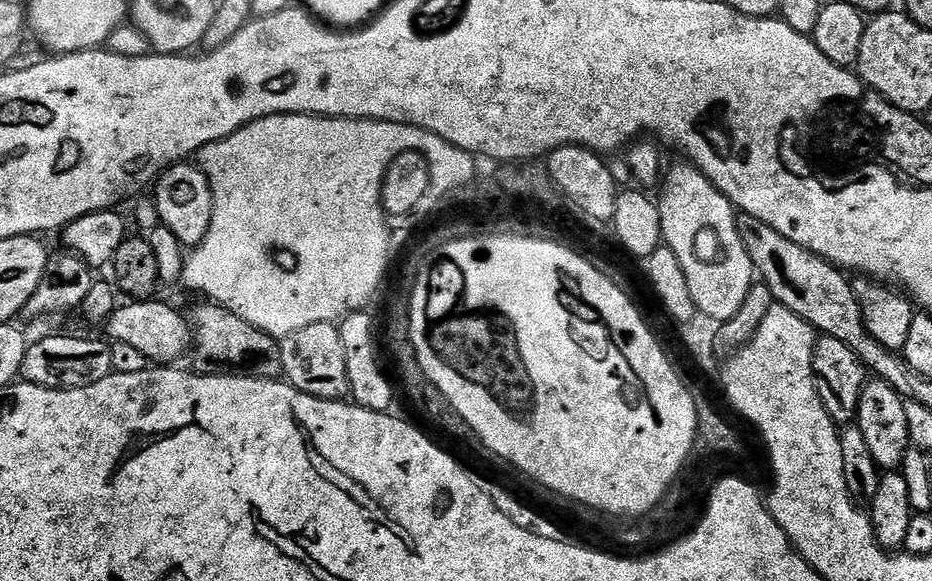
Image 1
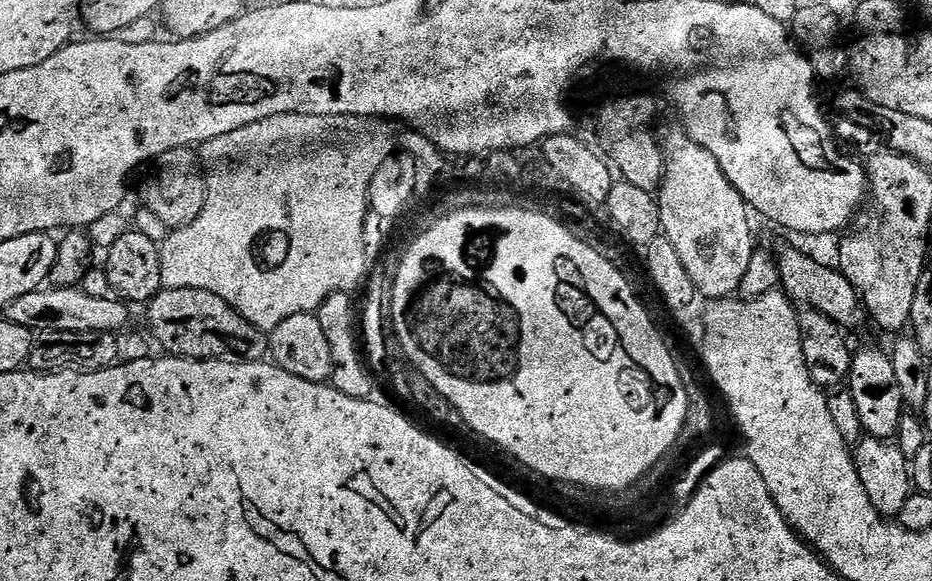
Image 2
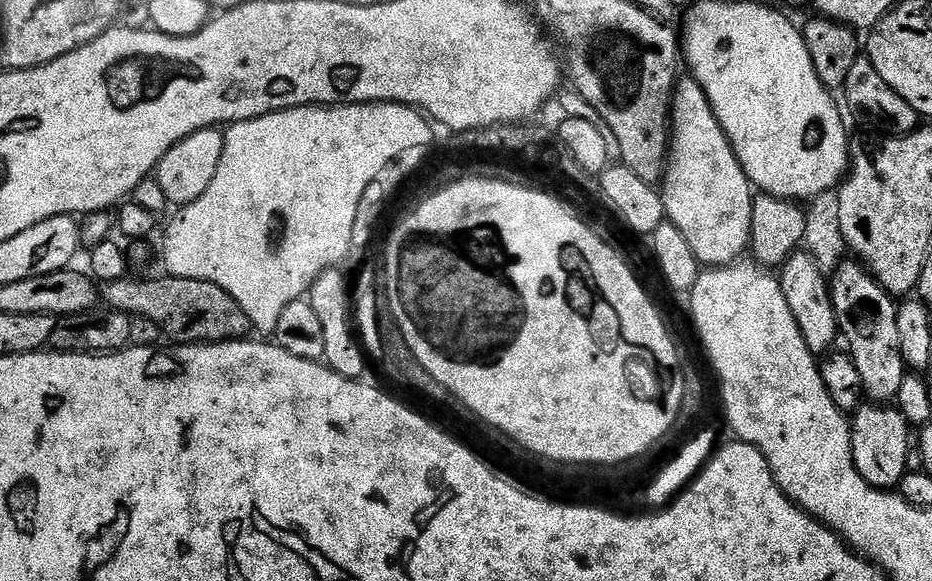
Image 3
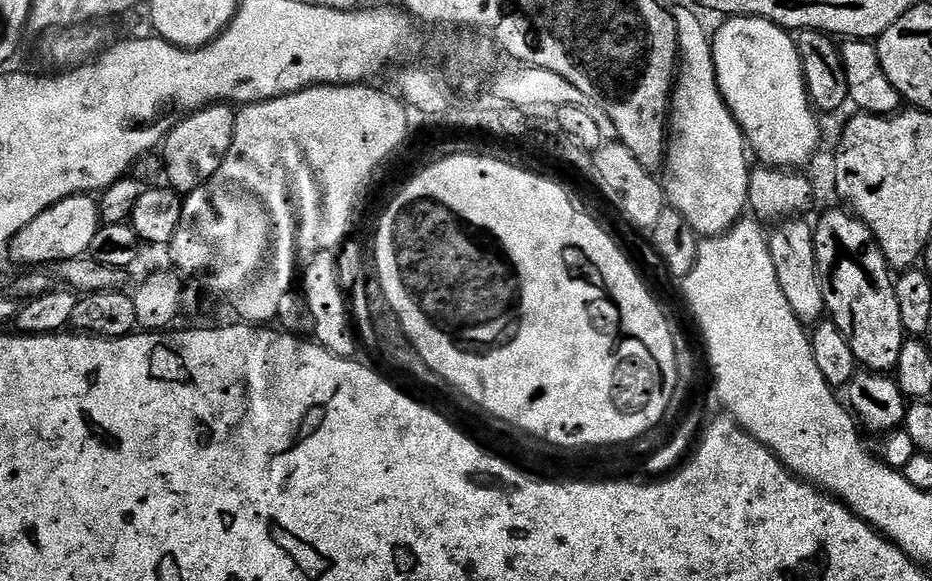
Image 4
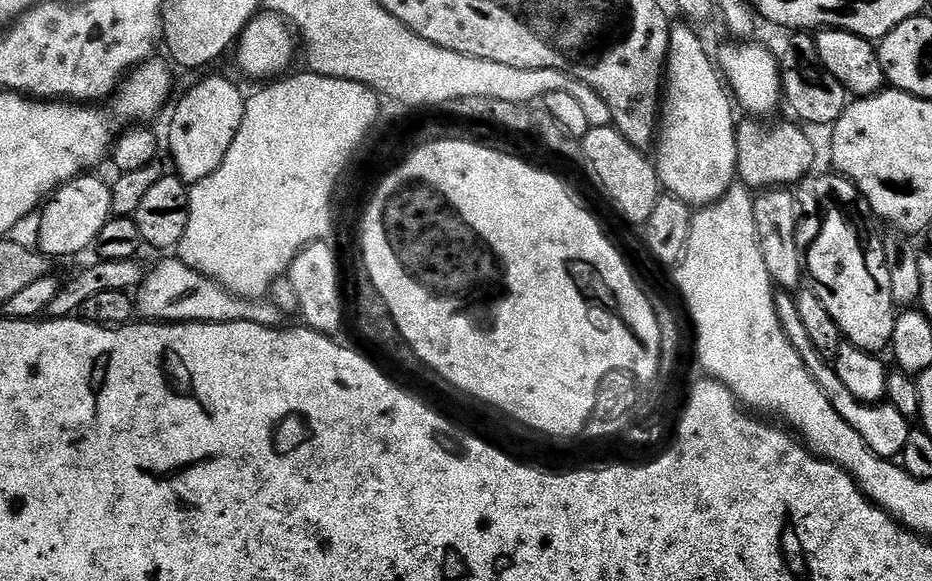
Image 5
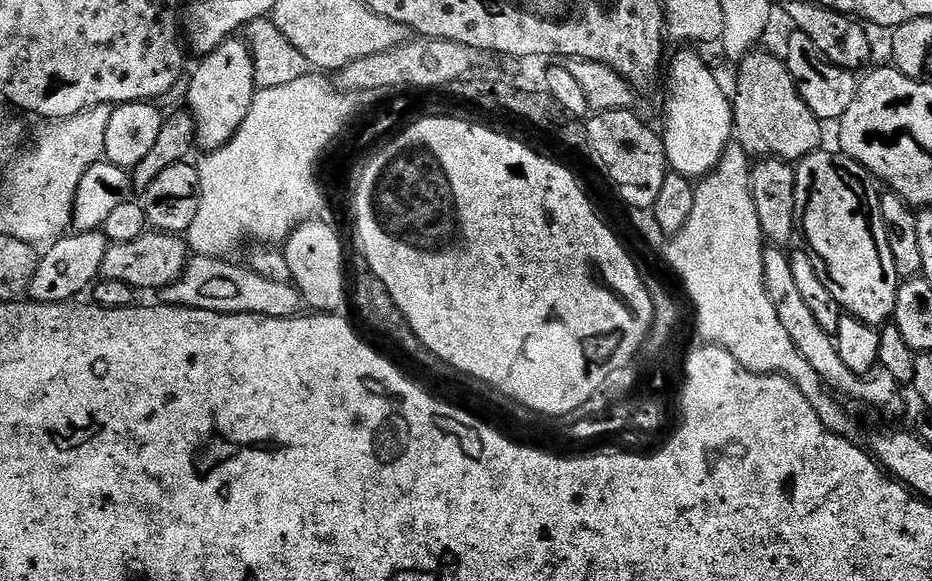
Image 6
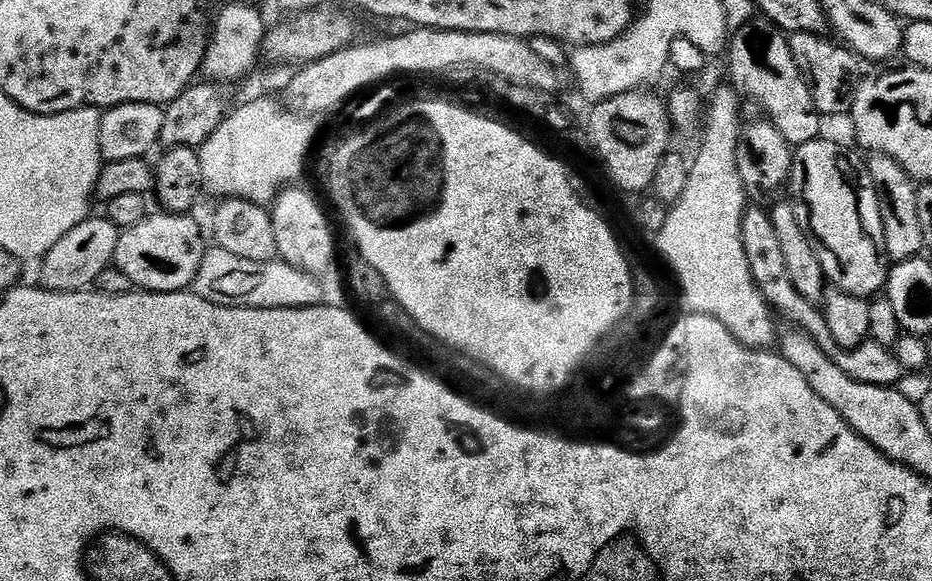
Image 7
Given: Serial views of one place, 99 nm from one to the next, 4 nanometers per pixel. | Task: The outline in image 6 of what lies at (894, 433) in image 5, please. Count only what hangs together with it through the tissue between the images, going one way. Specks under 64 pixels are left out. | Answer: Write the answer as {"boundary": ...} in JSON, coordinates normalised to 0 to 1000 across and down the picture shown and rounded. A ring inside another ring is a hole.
{"boundary":[[[824,423],[820,429],[820,491],[824,501],[826,520],[830,527],[830,534],[835,540],[835,554],[839,554],[839,561],[843,566],[843,575],[848,575],[848,589],[852,589],[852,596],[856,602],[856,609],[869,630],[873,632],[874,642],[879,645],[881,656],[884,657],[886,668],[902,683],[910,682],[914,688],[925,692],[931,699],[936,699],[953,716],[964,716],[970,706],[970,688],[966,673],[966,663],[957,644],[953,639],[942,633],[930,644],[930,647],[920,647],[914,637],[910,637],[908,627],[903,623],[897,601],[897,589],[894,580],[886,575],[886,568],[882,568],[882,561],[878,561],[878,554],[873,554],[873,540],[869,540],[869,534],[865,528],[865,520],[861,520],[861,504],[856,501],[856,492],[852,487],[852,465],[847,435],[837,423]]]}

